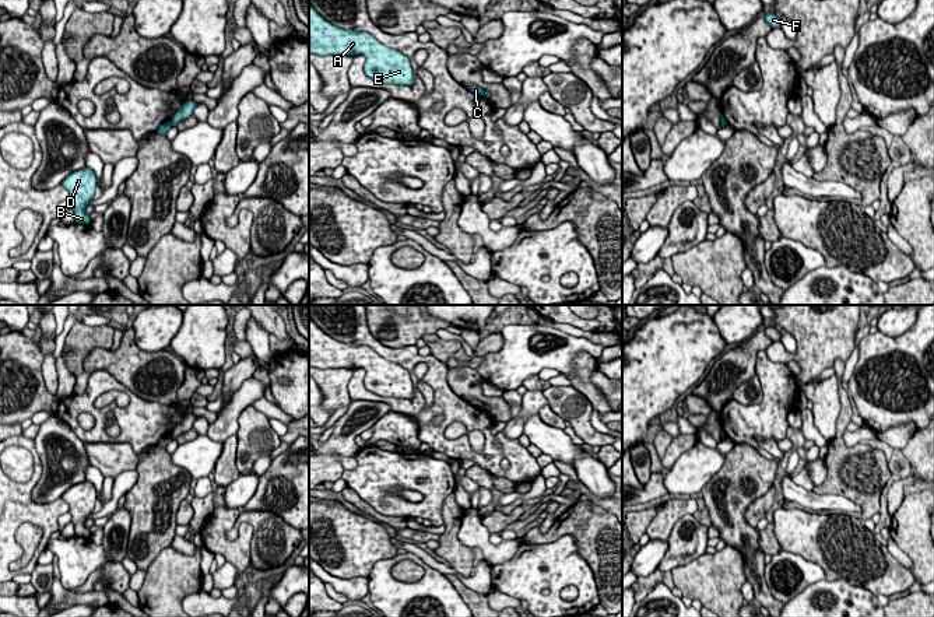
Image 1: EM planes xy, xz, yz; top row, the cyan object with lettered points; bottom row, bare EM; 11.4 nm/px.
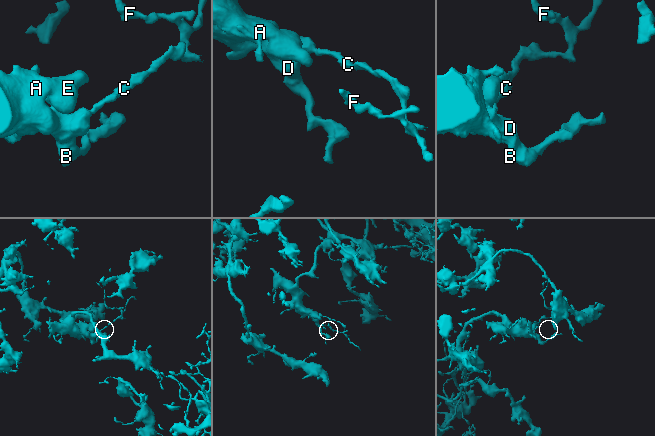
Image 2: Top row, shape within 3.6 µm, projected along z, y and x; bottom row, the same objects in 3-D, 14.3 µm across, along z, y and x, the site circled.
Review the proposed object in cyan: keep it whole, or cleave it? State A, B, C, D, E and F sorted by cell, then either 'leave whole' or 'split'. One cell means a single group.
groups A B C D E / F; split

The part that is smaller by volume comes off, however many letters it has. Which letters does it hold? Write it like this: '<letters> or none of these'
F

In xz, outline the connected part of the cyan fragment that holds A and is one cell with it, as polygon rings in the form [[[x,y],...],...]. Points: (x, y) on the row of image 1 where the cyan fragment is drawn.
[[[309,3],[309,53],[365,56],[365,74],[383,84],[412,85],[410,59],[368,32],[352,32],[326,21]]]

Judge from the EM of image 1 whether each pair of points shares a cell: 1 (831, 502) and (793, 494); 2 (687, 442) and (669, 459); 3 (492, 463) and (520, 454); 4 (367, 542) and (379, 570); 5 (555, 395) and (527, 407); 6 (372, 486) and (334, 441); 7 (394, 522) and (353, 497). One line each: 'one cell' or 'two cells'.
1: one cell
2: one cell
3: one cell
4: two cells
5: two cells
6: two cells
7: one cell

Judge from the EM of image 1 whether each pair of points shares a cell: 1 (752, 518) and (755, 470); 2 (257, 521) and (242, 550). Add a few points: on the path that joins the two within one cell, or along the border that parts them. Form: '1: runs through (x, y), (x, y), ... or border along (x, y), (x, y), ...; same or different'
1: border along (772, 487), (745, 511), (745, 521), (752, 528); different
2: border along (239, 512), (227, 537), (252, 526), (250, 563); different

